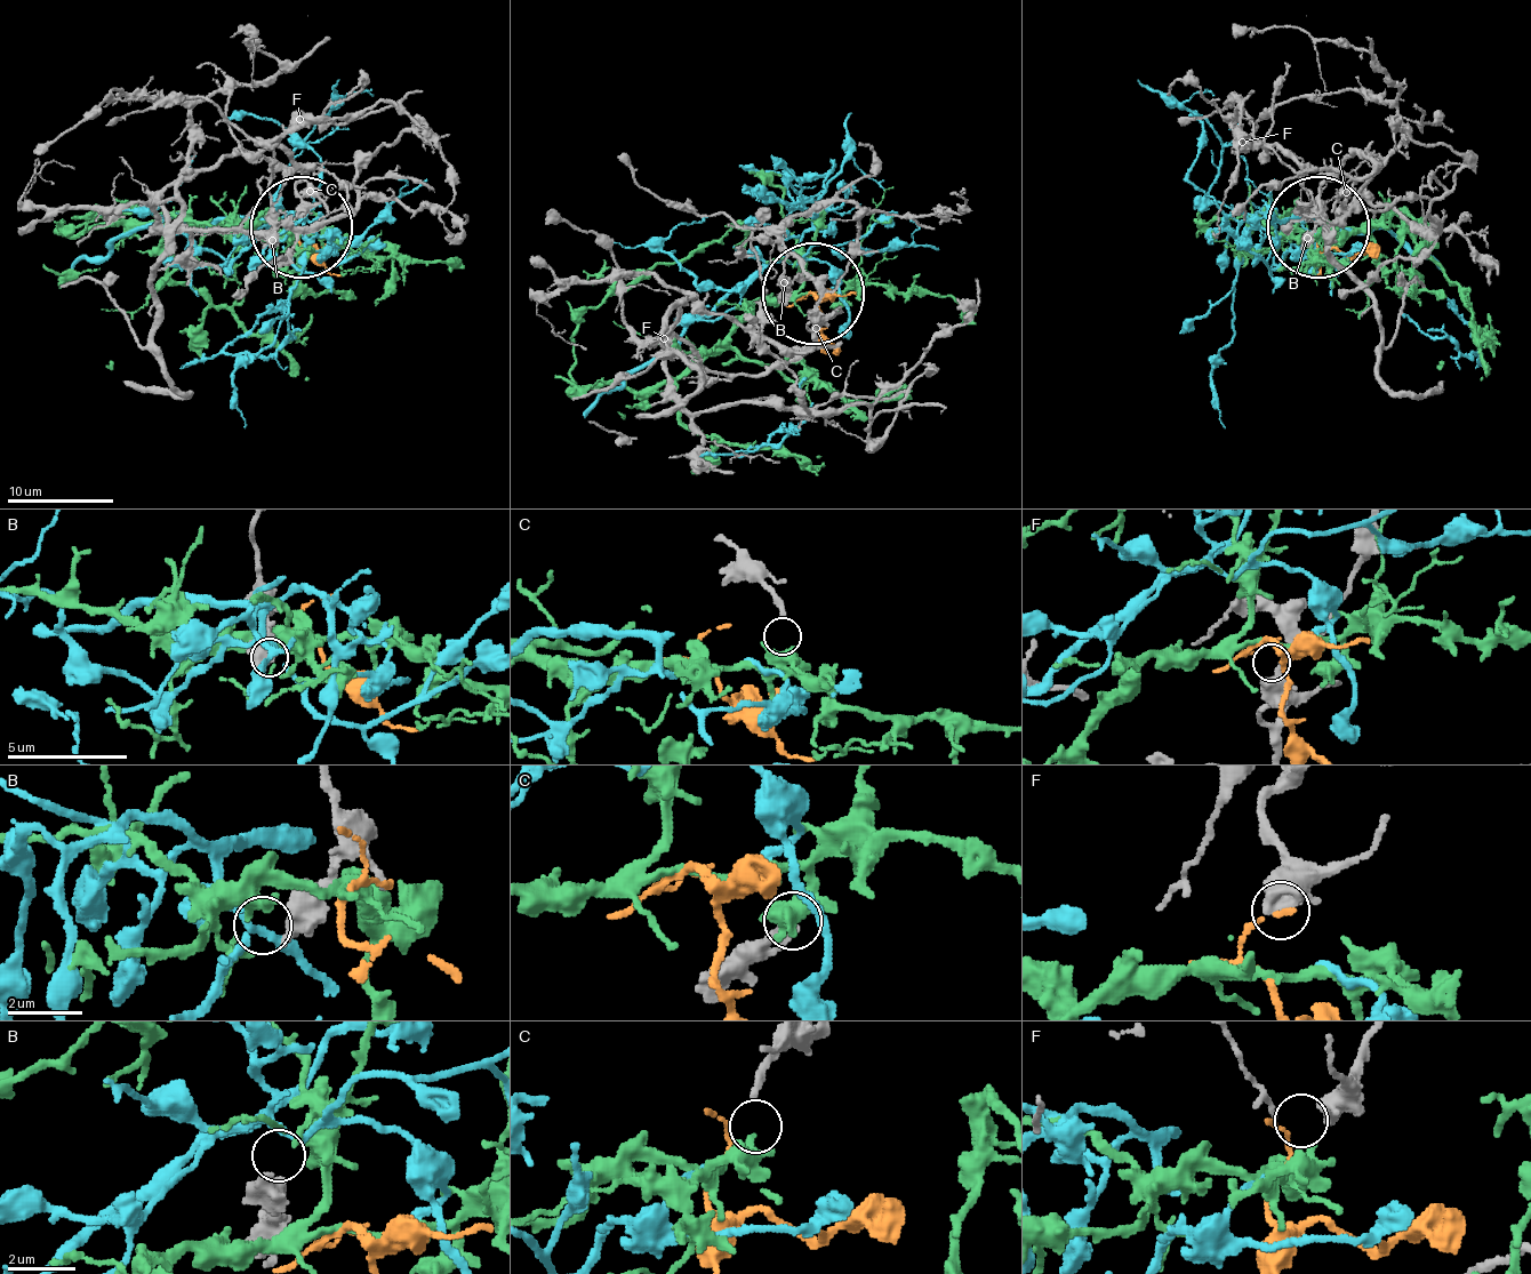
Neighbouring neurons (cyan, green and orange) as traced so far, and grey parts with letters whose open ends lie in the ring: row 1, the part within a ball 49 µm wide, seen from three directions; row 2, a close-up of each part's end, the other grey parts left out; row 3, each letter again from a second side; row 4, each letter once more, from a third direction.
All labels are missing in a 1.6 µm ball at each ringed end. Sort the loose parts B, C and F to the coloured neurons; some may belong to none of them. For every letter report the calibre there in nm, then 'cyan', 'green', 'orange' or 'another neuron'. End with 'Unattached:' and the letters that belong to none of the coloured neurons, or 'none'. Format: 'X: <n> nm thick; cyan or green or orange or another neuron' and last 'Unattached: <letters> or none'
B: 400 nm thick; cyan
C: 240 nm thick; green
F: 550 nm thick; another neuron
Unattached: F

